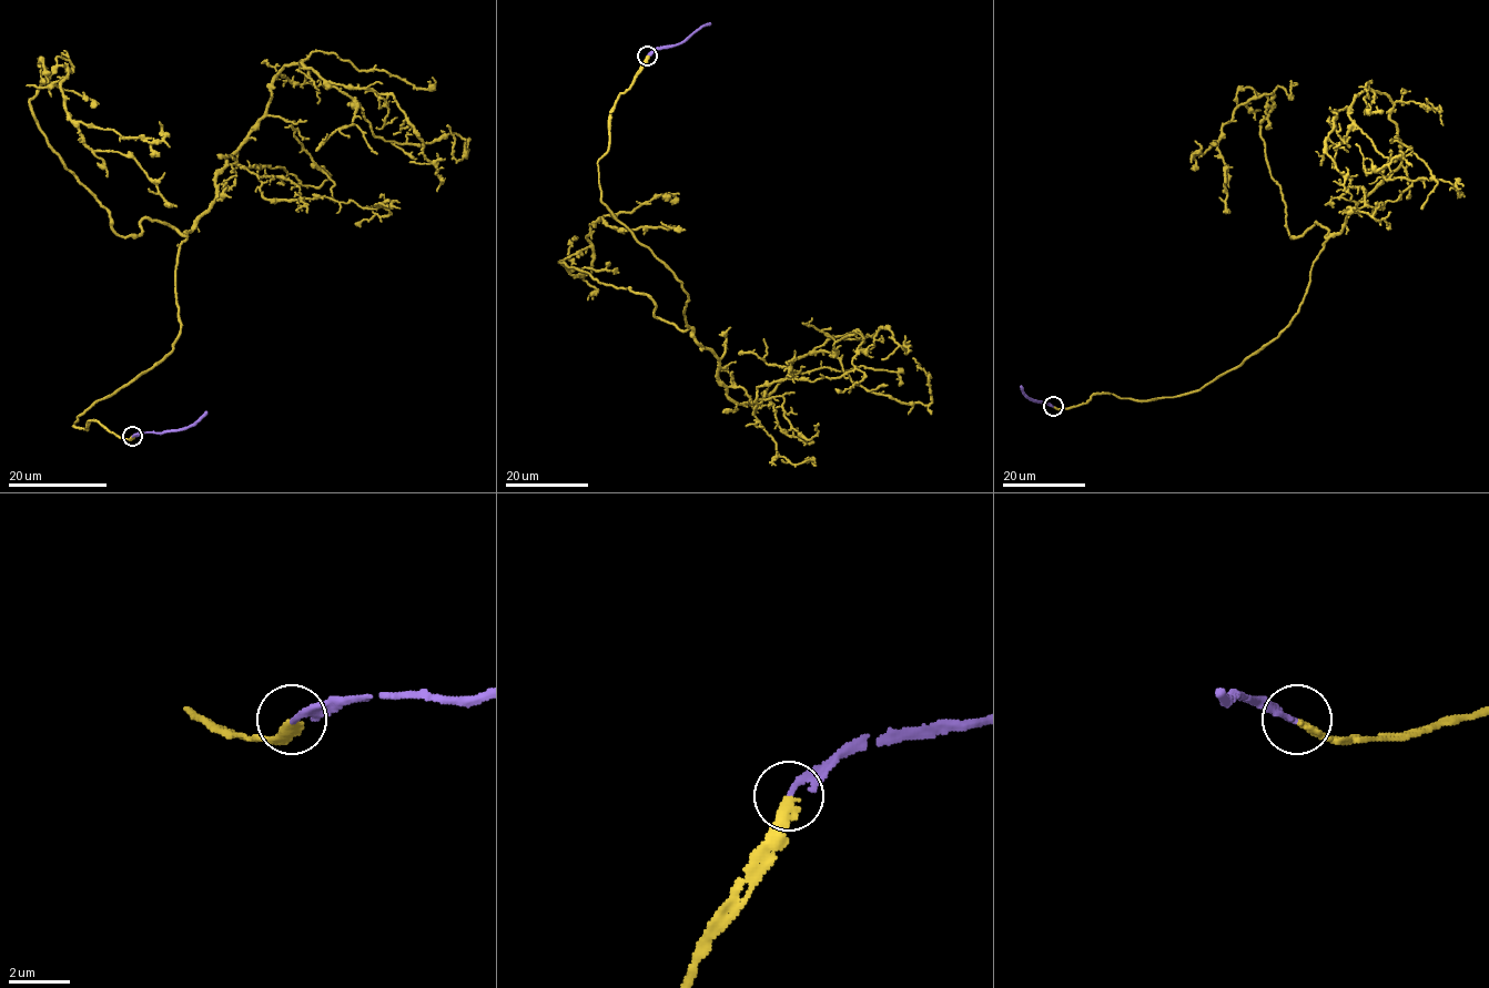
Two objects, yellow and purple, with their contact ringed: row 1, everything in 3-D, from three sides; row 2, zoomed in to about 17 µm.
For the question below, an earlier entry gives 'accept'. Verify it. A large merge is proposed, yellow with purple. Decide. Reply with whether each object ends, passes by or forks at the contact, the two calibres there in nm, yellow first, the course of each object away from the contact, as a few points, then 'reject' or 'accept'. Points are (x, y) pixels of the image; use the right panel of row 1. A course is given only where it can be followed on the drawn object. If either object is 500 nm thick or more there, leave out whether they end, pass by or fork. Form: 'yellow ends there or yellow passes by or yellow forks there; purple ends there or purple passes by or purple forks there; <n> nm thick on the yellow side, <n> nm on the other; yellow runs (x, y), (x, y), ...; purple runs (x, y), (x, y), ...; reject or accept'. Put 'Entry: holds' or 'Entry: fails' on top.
Entry: holds
yellow ends there; purple ends there; 260 nm thick on the yellow side, 200 nm on the other; yellow runs (1053, 406), (1179, 397), (1263, 348), (1401, 162), (1384, 93), (1349, 118), (1403, 154), (1367, 173), (1355, 144); purple runs (1053, 406), (1029, 397), (1021, 385); accept

